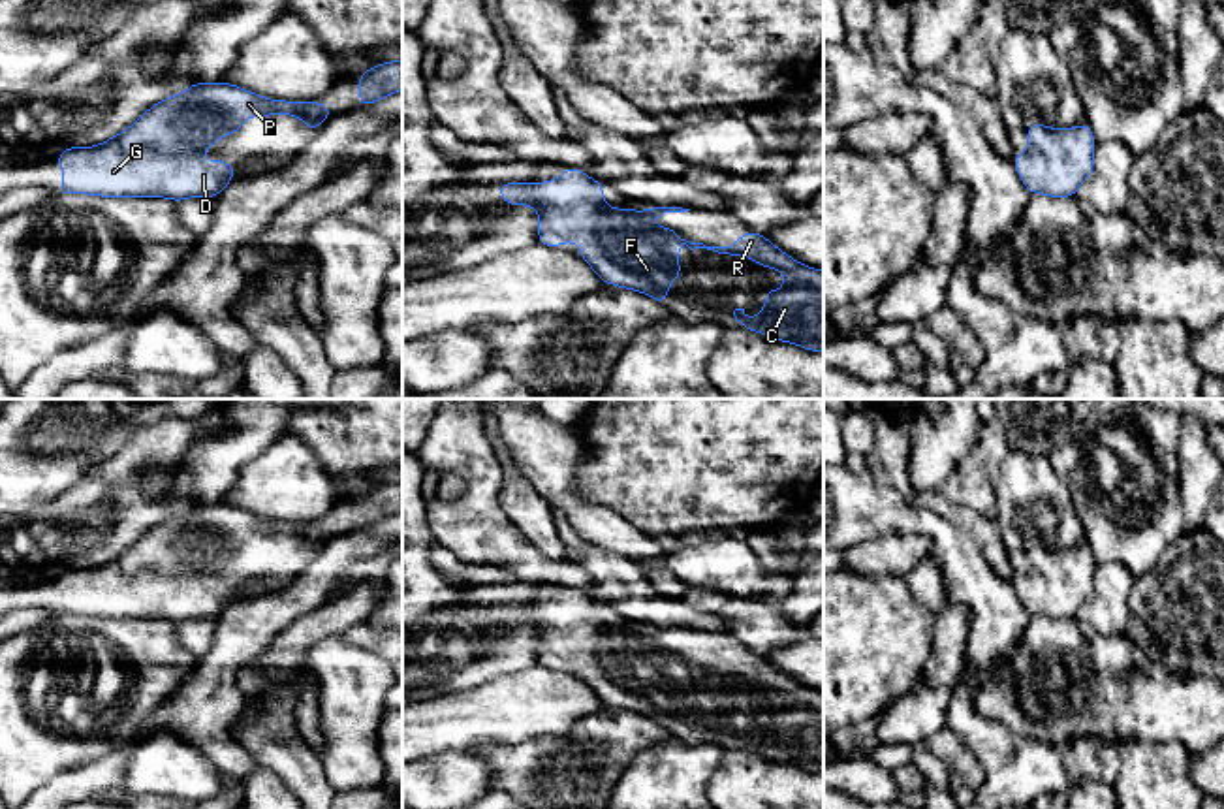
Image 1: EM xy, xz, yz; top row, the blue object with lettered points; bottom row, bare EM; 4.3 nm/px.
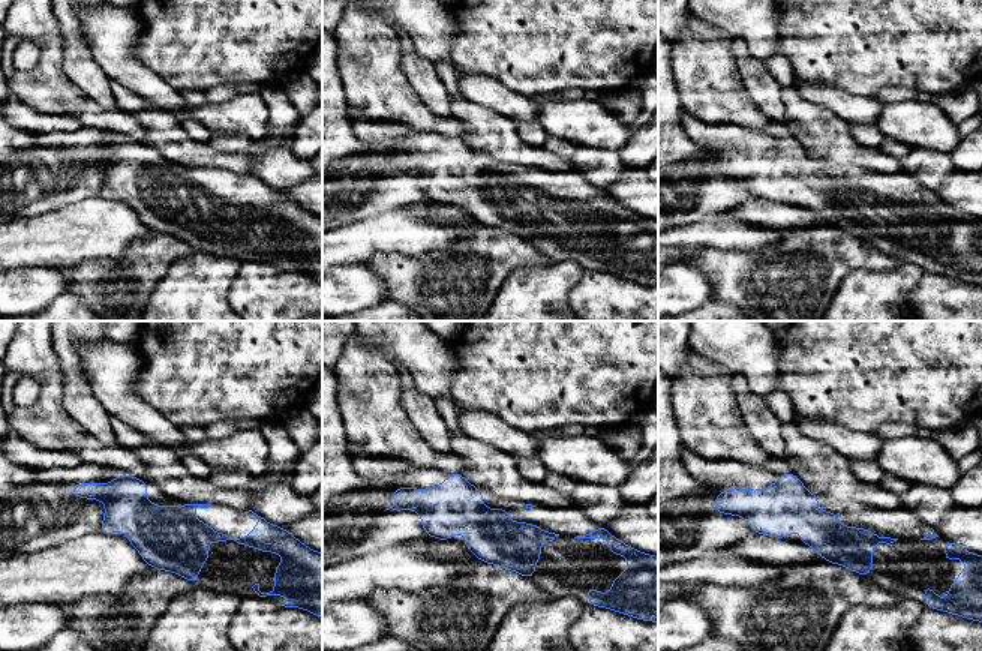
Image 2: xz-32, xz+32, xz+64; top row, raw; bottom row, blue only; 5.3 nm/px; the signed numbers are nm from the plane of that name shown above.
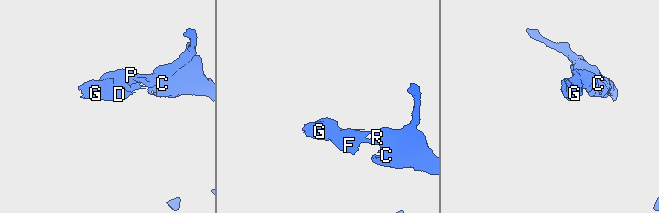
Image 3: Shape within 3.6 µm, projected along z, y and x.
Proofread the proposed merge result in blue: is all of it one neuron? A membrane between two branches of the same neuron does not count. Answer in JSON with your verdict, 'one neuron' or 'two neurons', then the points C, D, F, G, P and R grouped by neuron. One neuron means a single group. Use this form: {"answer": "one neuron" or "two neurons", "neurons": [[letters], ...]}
{"answer": "one neuron", "neurons": [["C", "D", "F", "G", "P", "R"]]}

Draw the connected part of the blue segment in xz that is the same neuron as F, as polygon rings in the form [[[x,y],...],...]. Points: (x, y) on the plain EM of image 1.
[[[566,589],[560,598],[545,604],[498,604],[494,610],[504,627],[530,627],[538,632],[540,666],[558,670],[560,664],[579,664],[579,681],[587,683],[602,704],[641,713],[664,728],[671,702],[683,698],[677,672],[681,664],[690,672],[745,677],[765,690],[780,690],[784,711],[775,713],[769,706],[761,736],[748,739],[745,730],[735,730],[735,741],[745,753],[824,773],[824,692],[803,687],[752,651],[730,668],[705,668],[683,660],[671,649],[647,649],[643,642],[690,630],[605,628],[604,604],[579,589]]]

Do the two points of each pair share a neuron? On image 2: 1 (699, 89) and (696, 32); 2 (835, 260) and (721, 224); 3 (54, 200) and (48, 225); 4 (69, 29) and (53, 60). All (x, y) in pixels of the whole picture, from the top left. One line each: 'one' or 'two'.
1: one
2: two
3: two
4: two

